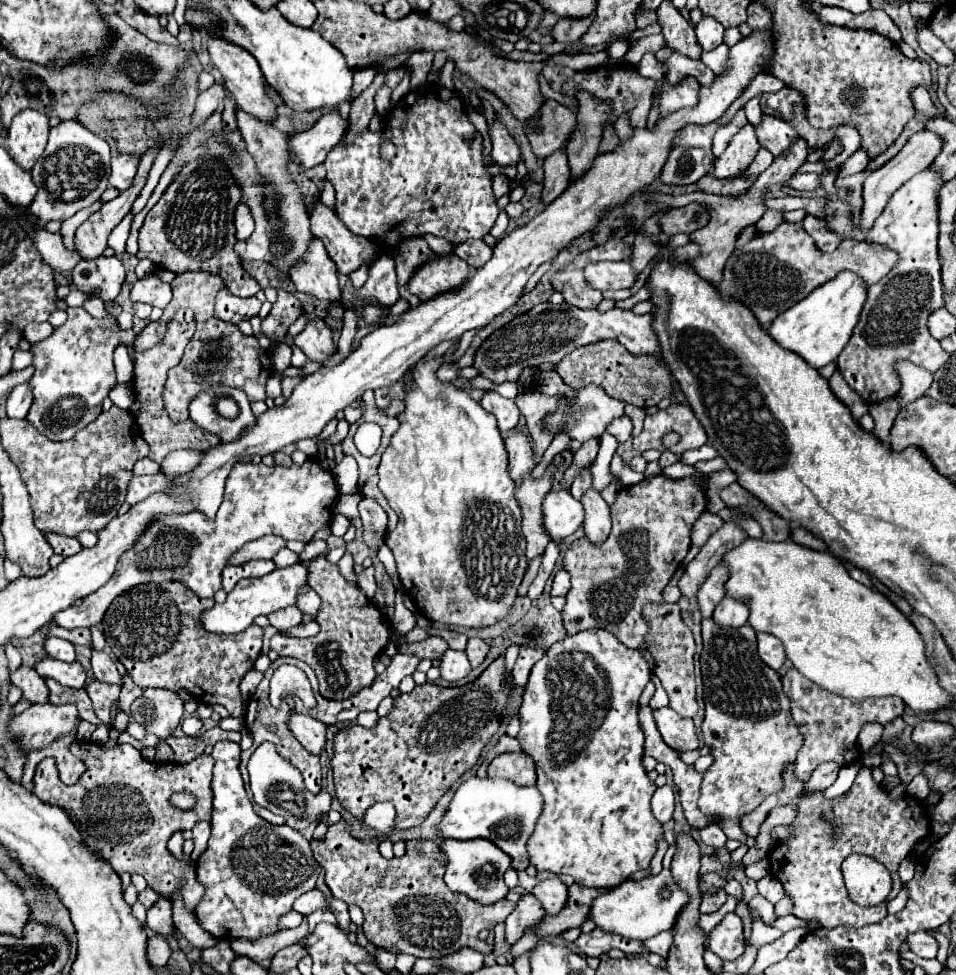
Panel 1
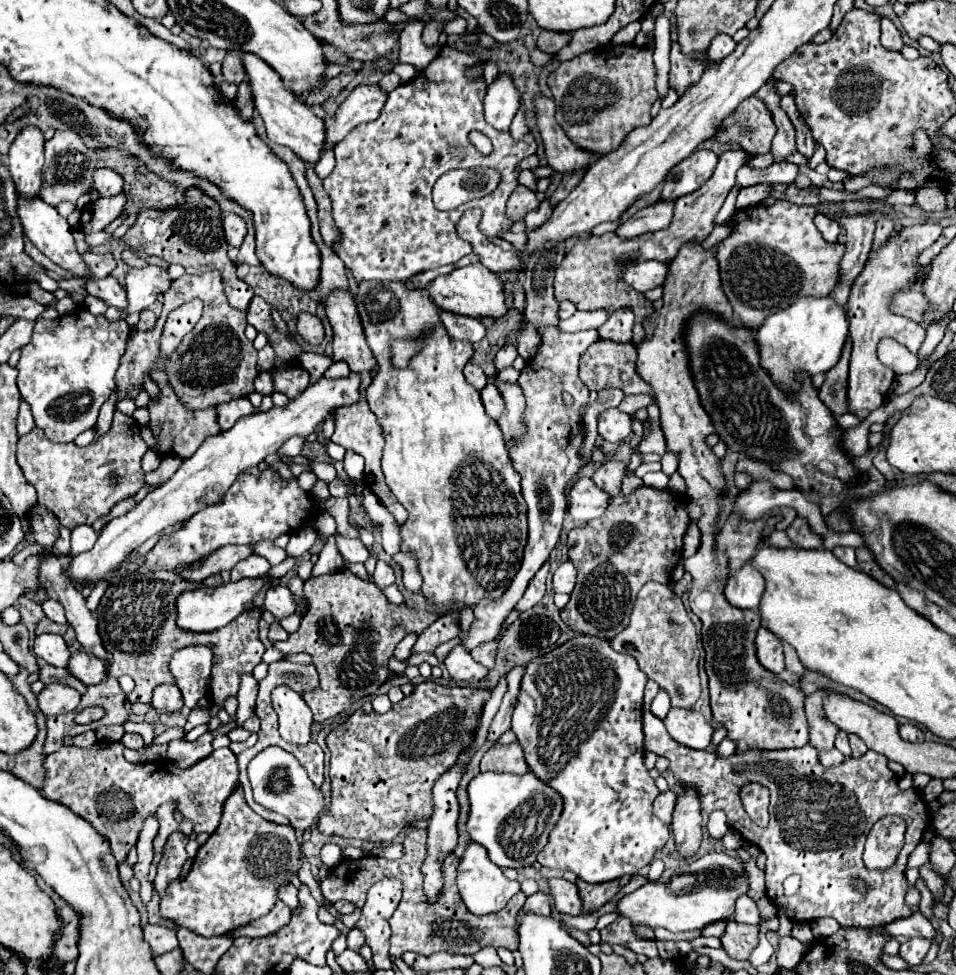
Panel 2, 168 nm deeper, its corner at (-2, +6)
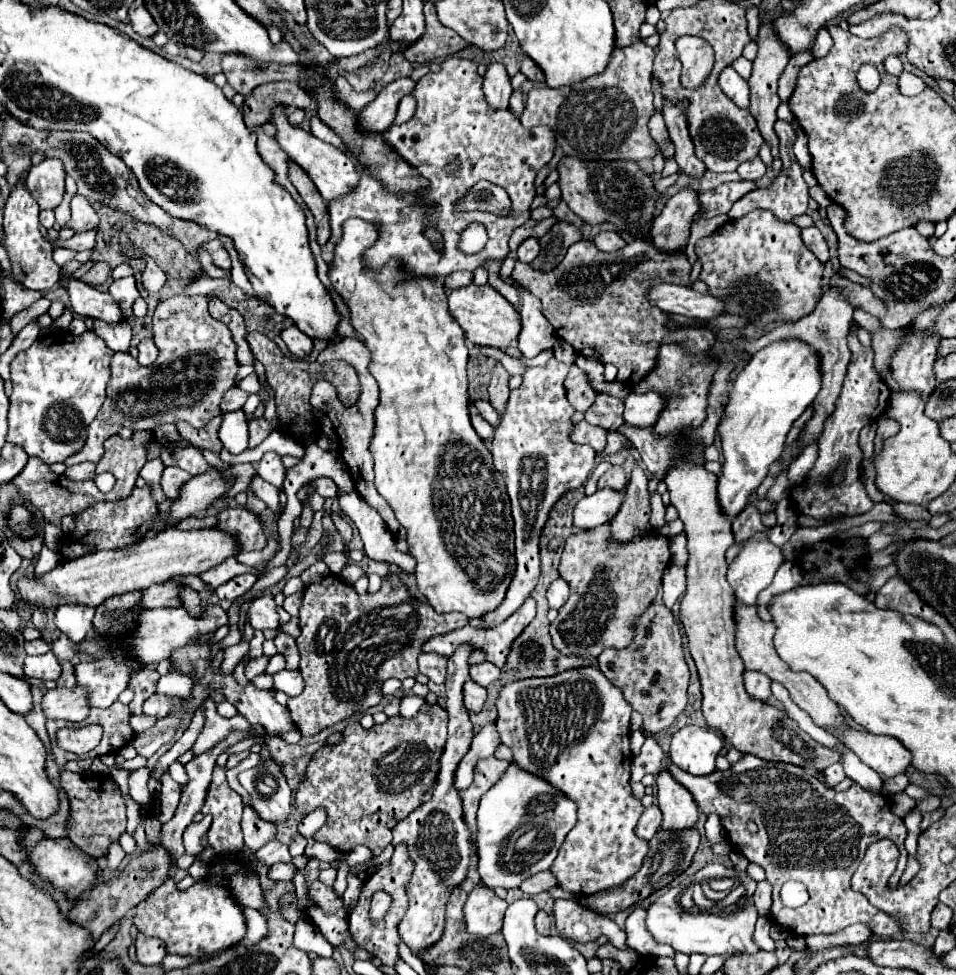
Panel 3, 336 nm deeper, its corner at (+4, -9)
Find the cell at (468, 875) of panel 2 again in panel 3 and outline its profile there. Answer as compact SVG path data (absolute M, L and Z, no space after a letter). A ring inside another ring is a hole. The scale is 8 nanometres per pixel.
M479 883L465 903L467 931L479 937L499 933L503 927L505 909L507 909L507 901L499 899L491 889Z

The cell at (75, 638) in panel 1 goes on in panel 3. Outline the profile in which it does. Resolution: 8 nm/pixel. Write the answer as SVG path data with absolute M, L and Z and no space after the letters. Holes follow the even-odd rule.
M33 639L33 641L25 641L23 643L25 647L25 653L27 655L43 655L49 651L49 645L43 641L43 639Z

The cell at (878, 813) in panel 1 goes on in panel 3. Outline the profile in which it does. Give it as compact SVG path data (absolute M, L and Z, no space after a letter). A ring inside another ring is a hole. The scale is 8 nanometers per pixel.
M745 755L741 761L733 763L729 771L715 771L705 777L693 777L677 765L669 765L667 769L691 791L705 815L721 815L721 823L735 851L765 869L767 881L773 885L773 923L785 925L793 935L803 937L813 933L837 933L853 923L867 923L877 937L901 933L895 919L877 911L865 895L851 889L853 871L857 871L867 845L873 841L891 839L899 847L901 855L895 873L889 877L889 887L897 887L899 877L905 871L907 851L903 841L907 837L907 827L903 825L903 819L891 811L887 797L865 791L857 783L845 793L837 793L827 789L803 767L773 763L753 755ZM749 821L757 823L757 833L747 829ZM789 879L801 881L807 887L809 901L803 907L783 907L779 891Z

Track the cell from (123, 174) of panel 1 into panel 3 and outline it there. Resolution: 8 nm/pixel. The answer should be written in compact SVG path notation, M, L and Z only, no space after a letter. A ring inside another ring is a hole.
M75 195L73 201L71 201L71 219L65 223L65 225L59 225L55 223L53 229L73 229L73 233L83 233L83 231L89 231L89 229L95 229L99 223L99 217L97 217L97 211L91 207L91 203L81 197L81 195Z

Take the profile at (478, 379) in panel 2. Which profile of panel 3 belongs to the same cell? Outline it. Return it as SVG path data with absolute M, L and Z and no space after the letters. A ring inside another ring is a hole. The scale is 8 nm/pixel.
M475 401L475 407L477 407L477 411L483 415L485 421L489 421L491 425L497 425L497 423L499 423L497 411L495 411L487 401Z

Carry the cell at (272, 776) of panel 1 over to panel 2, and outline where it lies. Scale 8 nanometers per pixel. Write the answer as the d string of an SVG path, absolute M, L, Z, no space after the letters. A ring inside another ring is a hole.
M269 746L269 748L261 750L249 762L247 772L249 772L251 786L253 786L255 802L259 802L261 806L265 806L269 810L275 810L275 812L287 816L295 830L307 830L325 810L323 790L317 788L309 780L307 770L299 764L299 760L295 760L295 756L291 756L287 750L283 750L279 746Z

